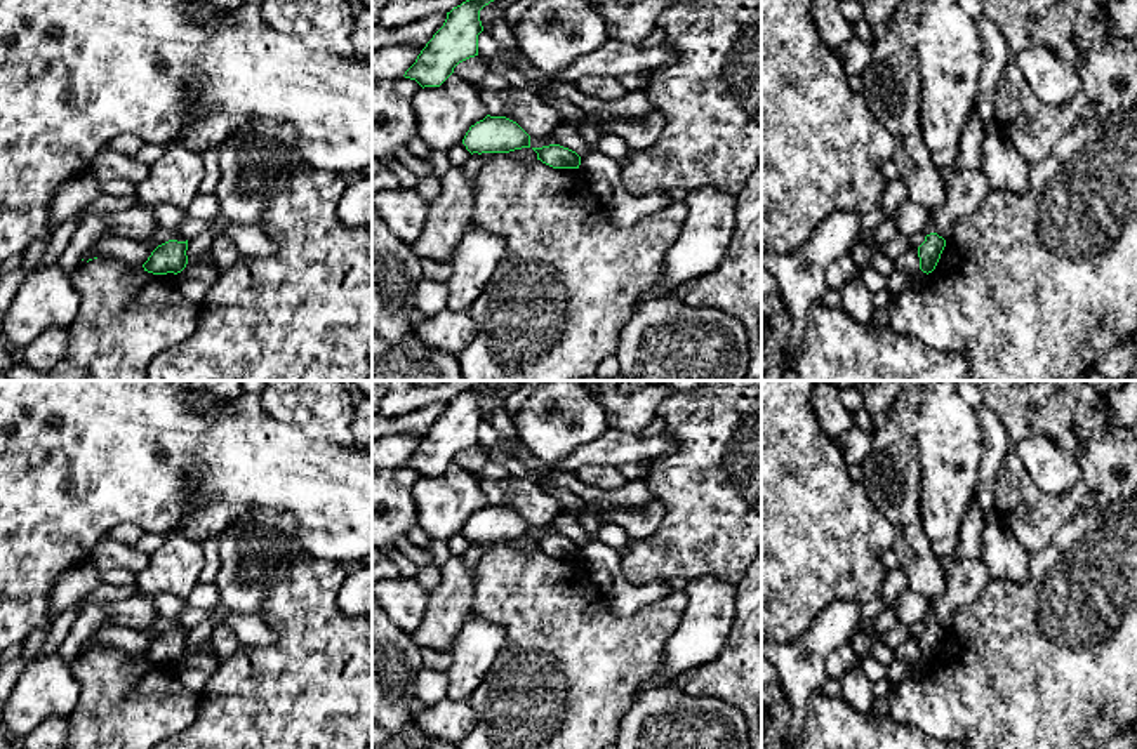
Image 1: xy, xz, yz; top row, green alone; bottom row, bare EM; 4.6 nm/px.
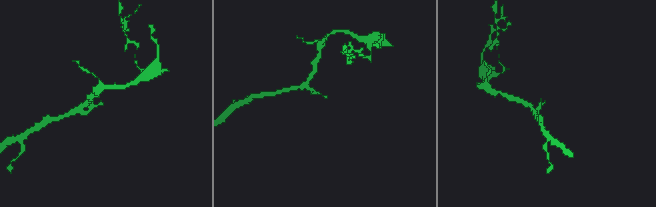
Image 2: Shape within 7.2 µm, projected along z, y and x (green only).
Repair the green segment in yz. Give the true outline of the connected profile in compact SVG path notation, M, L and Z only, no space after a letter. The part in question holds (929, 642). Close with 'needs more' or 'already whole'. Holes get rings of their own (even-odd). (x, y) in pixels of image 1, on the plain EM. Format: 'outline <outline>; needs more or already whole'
outline M937 622L925 626L925 631L918 636L920 659L923 662L932 662L941 648L941 643L946 636L946 629Z; already whole

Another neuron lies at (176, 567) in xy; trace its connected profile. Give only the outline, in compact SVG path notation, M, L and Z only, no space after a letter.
M176 530L163 537L148 567L137 573L139 594L153 598L162 593L188 594L196 584L205 565L203 540Z

